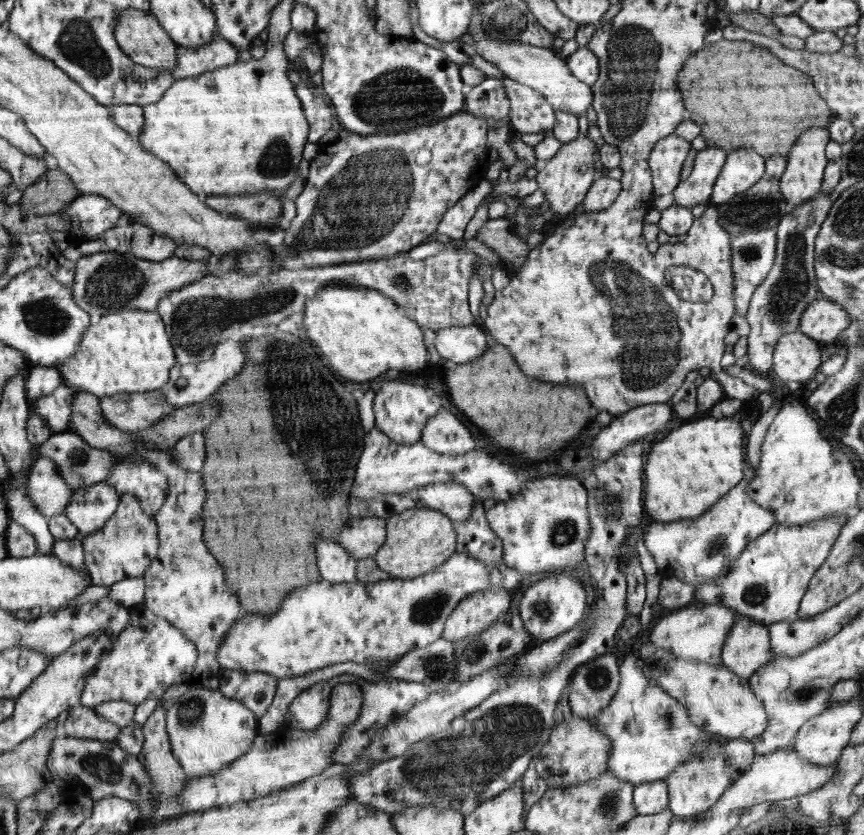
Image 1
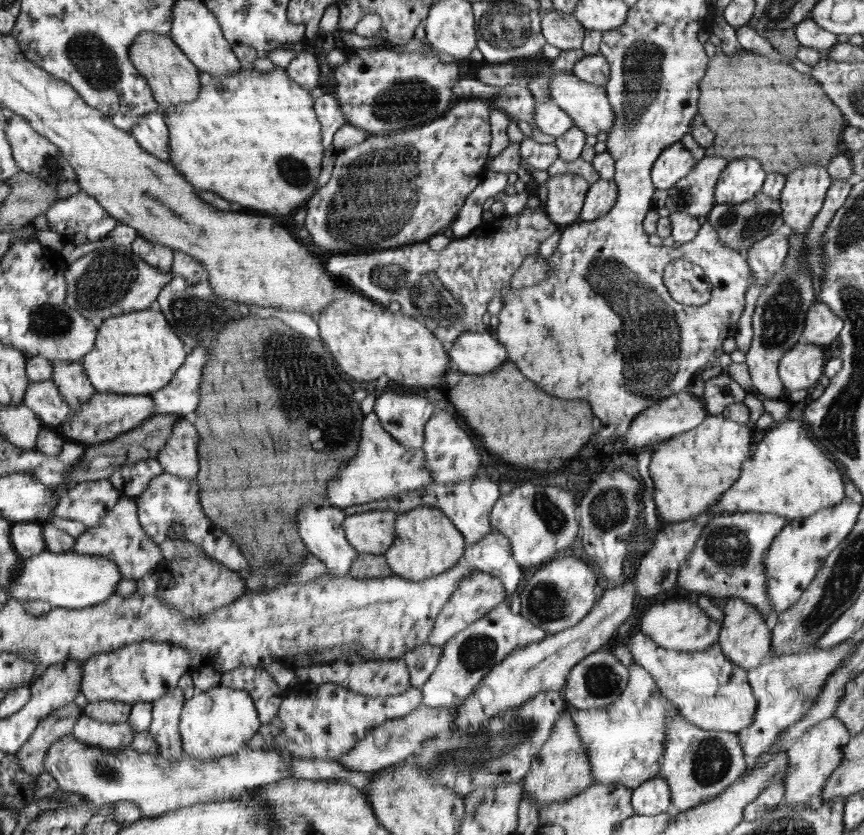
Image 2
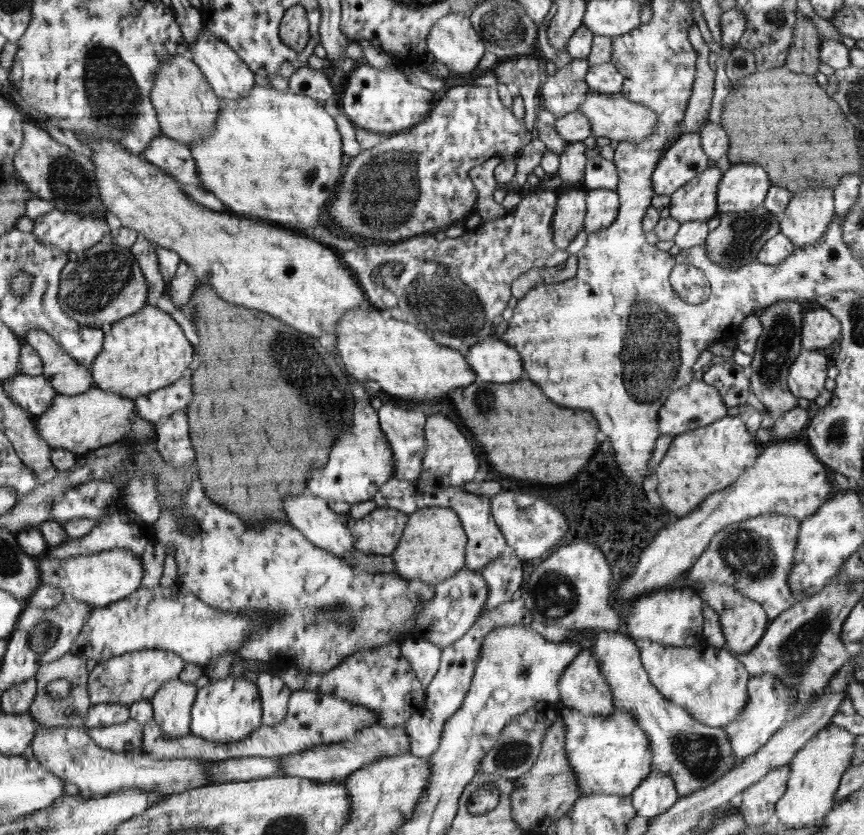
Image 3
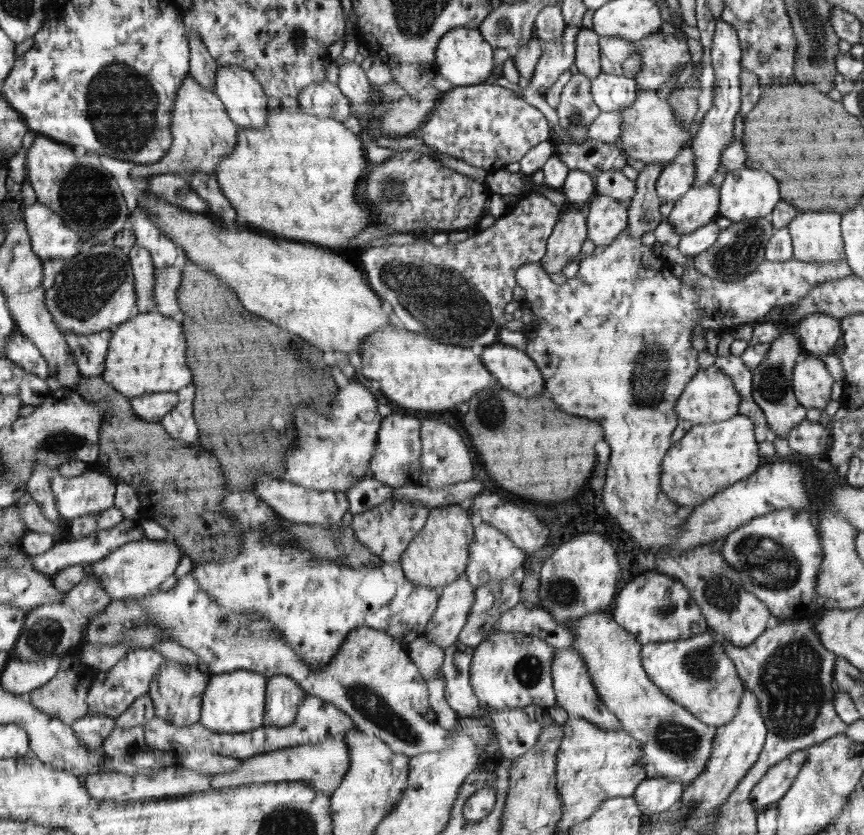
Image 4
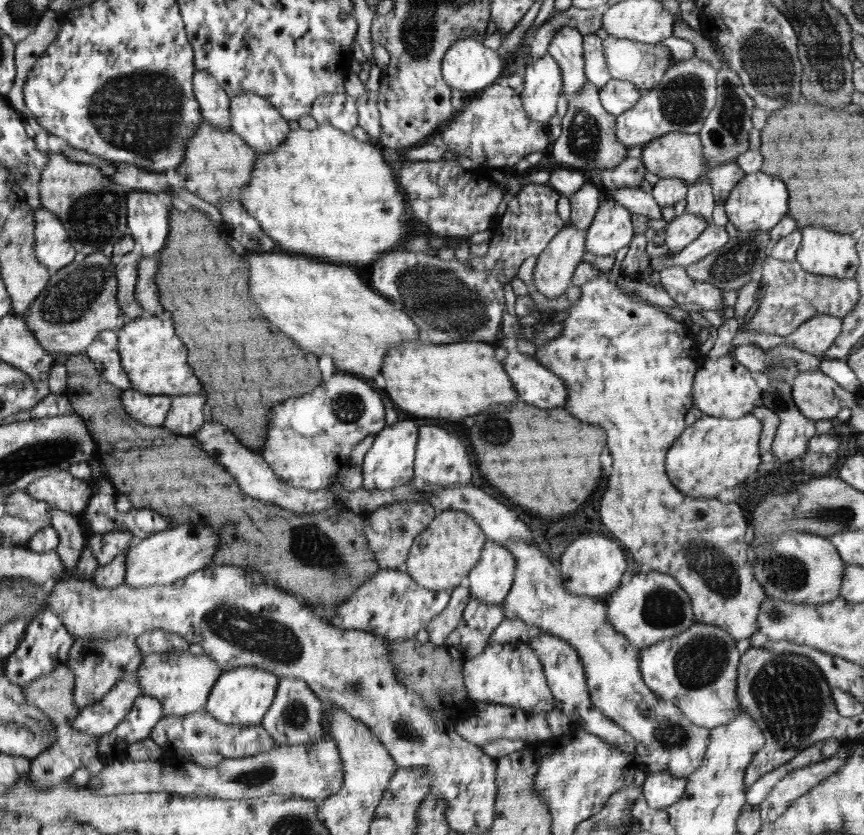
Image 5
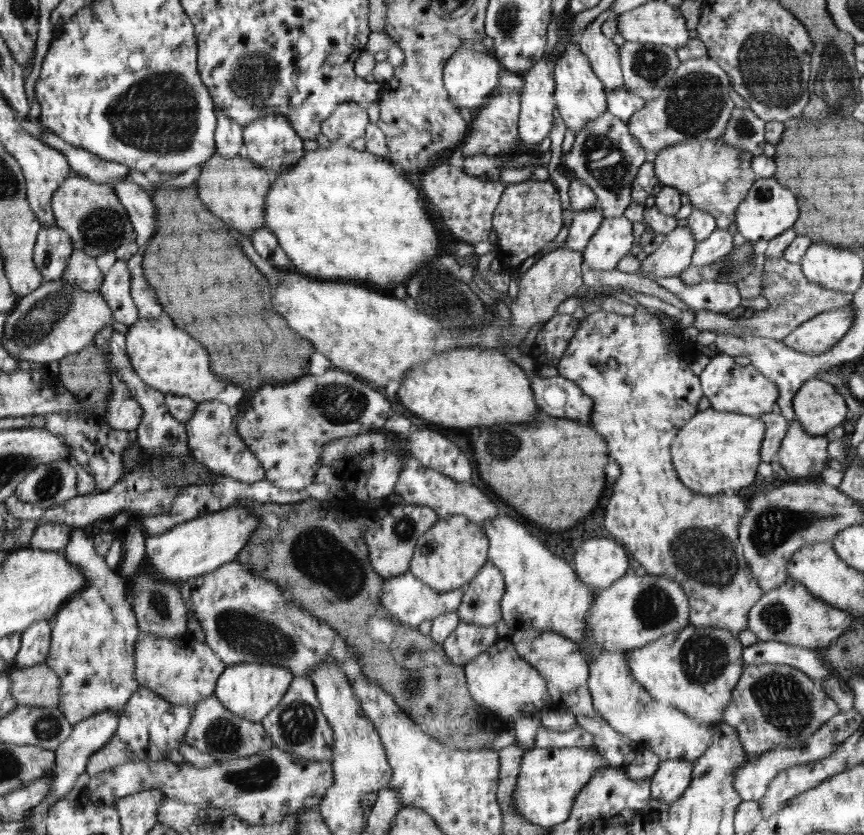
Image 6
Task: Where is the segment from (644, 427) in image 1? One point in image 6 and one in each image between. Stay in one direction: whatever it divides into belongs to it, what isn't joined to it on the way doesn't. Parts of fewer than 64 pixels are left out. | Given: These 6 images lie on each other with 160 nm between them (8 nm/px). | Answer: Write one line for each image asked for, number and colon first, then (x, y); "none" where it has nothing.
2: (681, 412)
3: (697, 404)
4: (711, 396)
5: (722, 387)
6: (729, 387)

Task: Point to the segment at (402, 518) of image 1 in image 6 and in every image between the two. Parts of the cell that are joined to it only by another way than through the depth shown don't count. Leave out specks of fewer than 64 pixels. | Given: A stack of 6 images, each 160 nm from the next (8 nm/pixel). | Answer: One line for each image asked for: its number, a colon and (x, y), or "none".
2: (427, 544)
3: (432, 548)
4: (439, 553)
5: (441, 557)
6: (448, 556)

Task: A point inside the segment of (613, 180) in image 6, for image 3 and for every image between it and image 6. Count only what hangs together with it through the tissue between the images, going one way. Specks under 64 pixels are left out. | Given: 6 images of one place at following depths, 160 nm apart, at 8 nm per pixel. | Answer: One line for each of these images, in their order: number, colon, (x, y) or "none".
3: (562, 93)
4: (576, 110)
5: (587, 142)

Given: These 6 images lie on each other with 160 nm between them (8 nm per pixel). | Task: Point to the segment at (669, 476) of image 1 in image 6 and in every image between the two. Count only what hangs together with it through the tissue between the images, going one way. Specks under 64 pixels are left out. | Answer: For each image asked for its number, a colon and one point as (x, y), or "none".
2: (693, 470)
3: (698, 463)
4: (713, 456)
5: (714, 454)
6: (716, 452)

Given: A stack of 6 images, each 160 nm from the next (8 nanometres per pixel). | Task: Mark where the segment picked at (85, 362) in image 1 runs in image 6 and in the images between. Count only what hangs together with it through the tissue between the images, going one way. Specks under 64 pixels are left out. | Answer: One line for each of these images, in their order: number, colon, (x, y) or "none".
2: (139, 353)
3: (142, 353)
4: (147, 354)
5: (157, 363)
6: (167, 357)

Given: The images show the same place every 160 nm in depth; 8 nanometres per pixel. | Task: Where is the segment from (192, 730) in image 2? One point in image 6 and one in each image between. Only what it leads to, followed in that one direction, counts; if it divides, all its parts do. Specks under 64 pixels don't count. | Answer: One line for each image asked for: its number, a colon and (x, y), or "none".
3: (227, 710)
4: (235, 702)
5: (242, 696)
6: (249, 690)

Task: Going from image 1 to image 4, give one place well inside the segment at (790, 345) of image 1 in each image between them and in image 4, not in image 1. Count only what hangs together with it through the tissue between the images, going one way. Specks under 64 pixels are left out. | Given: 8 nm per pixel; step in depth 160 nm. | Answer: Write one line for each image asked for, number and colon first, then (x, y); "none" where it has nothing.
2: (802, 366)
3: (806, 379)
4: (812, 383)

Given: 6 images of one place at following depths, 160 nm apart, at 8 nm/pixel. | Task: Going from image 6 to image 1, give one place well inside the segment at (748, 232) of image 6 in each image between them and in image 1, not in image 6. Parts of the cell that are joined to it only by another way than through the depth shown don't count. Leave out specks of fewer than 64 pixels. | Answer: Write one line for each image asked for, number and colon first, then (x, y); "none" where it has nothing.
1: (743, 167)
2: (742, 178)
3: (743, 187)
4: (746, 194)
5: (759, 201)

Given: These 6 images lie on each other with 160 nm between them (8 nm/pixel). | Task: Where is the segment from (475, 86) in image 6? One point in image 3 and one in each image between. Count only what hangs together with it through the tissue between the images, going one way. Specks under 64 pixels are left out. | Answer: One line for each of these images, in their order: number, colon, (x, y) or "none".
3: (453, 41)
4: (463, 57)
5: (468, 65)

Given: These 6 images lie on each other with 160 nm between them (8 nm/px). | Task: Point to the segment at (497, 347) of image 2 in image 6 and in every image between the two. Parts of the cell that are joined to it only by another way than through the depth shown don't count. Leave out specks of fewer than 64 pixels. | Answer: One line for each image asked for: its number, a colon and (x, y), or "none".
3: (492, 360)
4: (514, 370)
5: (535, 384)
6: (557, 396)

